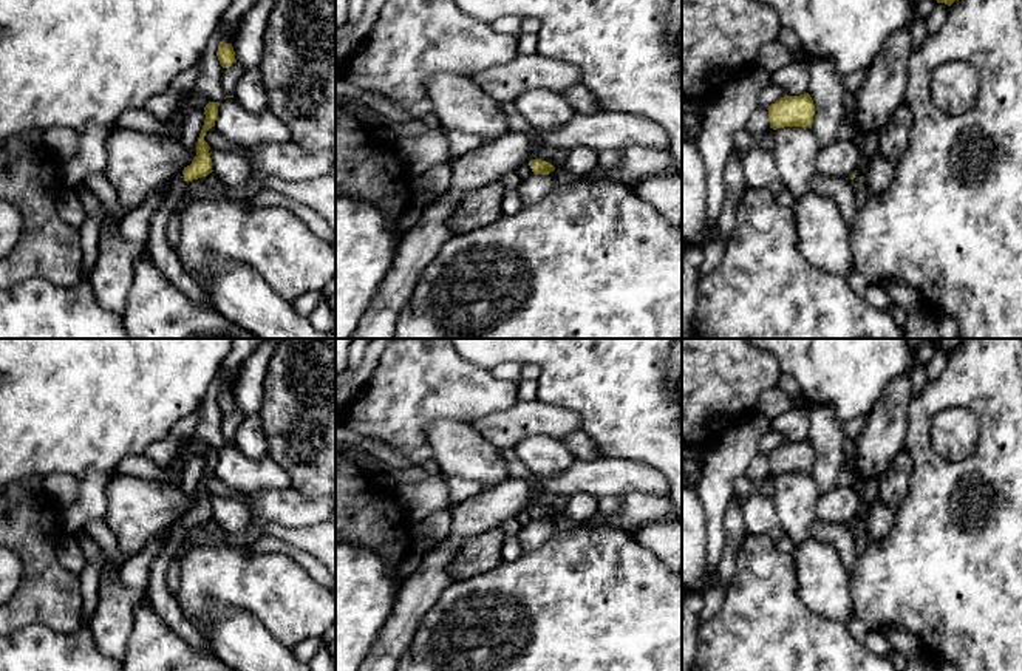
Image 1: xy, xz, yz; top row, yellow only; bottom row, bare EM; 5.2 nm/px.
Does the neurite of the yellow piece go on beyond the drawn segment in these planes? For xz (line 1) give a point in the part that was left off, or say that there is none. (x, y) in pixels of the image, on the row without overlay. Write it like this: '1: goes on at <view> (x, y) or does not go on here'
1: does not go on here

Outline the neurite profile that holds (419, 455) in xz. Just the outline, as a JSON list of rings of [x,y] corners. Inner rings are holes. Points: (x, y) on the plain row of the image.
[[[424,445],[410,451],[394,448],[394,447],[391,447],[391,450],[405,456],[411,464],[417,464],[417,465],[421,465],[422,462],[428,459],[433,459],[433,450],[428,445]]]

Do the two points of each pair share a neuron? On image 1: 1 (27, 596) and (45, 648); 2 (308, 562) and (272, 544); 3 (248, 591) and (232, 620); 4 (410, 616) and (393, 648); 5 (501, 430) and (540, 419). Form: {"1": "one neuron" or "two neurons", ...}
{"1": "two neurons", "2": "one neuron", "3": "two neurons", "4": "one neuron", "5": "one neuron"}

